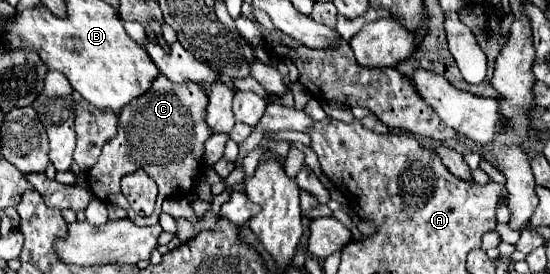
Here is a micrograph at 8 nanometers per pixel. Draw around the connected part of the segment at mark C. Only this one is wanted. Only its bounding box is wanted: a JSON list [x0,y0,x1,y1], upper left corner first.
[88,74,212,214]

